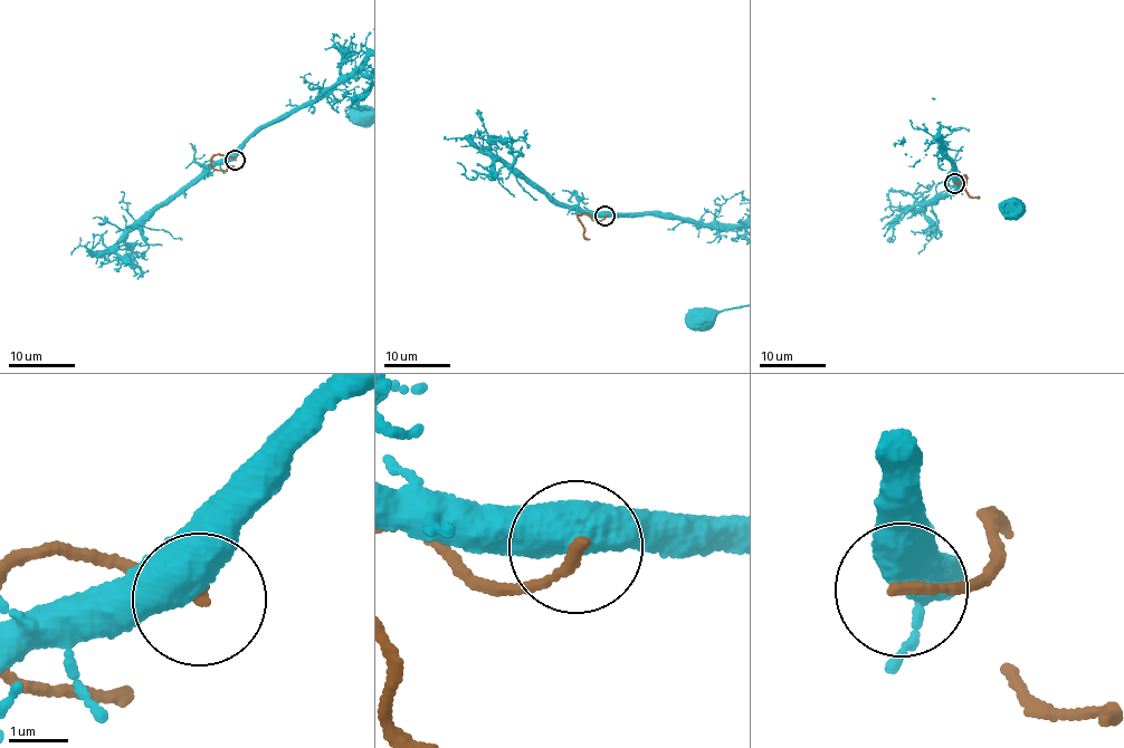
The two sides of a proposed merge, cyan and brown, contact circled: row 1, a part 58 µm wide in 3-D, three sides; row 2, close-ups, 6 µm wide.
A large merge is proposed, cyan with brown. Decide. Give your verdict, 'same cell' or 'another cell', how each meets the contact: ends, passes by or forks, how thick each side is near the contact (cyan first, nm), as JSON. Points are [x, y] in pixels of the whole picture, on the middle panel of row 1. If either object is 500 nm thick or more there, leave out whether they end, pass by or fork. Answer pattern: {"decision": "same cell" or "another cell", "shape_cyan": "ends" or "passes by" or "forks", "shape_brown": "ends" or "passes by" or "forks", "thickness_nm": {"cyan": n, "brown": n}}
{"decision": "another cell", "thickness_nm": {"cyan": 550, "brown": 190}}

